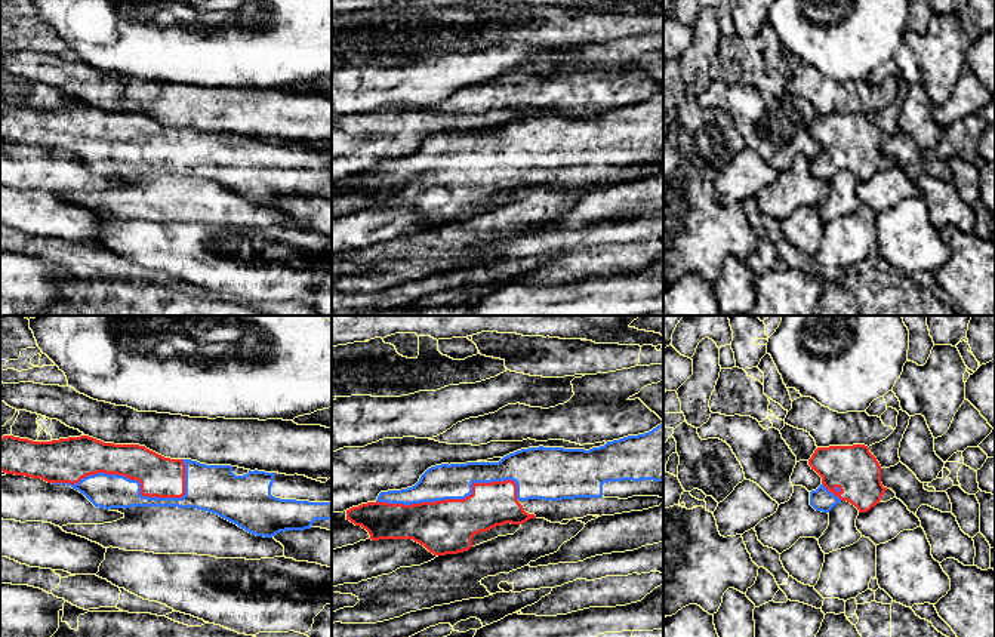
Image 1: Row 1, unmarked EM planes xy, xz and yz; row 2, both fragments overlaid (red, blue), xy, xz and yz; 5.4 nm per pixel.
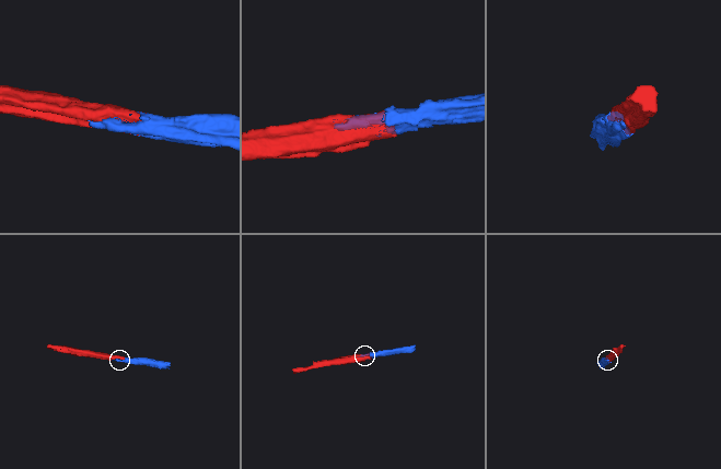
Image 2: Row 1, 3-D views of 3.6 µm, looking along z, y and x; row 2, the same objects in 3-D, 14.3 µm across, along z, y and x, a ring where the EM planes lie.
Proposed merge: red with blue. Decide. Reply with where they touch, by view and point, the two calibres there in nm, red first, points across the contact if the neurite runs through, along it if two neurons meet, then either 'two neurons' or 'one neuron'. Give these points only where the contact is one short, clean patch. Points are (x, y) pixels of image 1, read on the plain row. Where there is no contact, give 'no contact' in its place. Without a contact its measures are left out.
contact xy (136, 147); calibres 220 and 190 nm; one neuron

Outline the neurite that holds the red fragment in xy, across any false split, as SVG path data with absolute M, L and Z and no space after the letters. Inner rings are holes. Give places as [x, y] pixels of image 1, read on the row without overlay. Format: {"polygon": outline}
{"polygon": "M89 104L52 110L0 105L0 139L67 153L95 175L178 175L216 182L246 200L272 206L286 199L311 197L315 188L332 188L332 170L280 167L271 163L274 141L235 144L231 133L206 133L191 127L164 126L145 114L104 111Z"}

